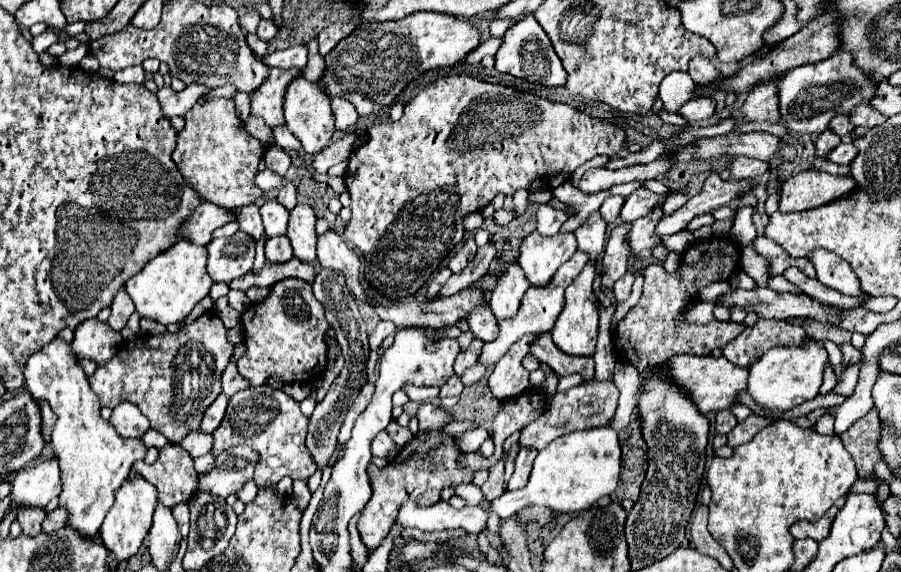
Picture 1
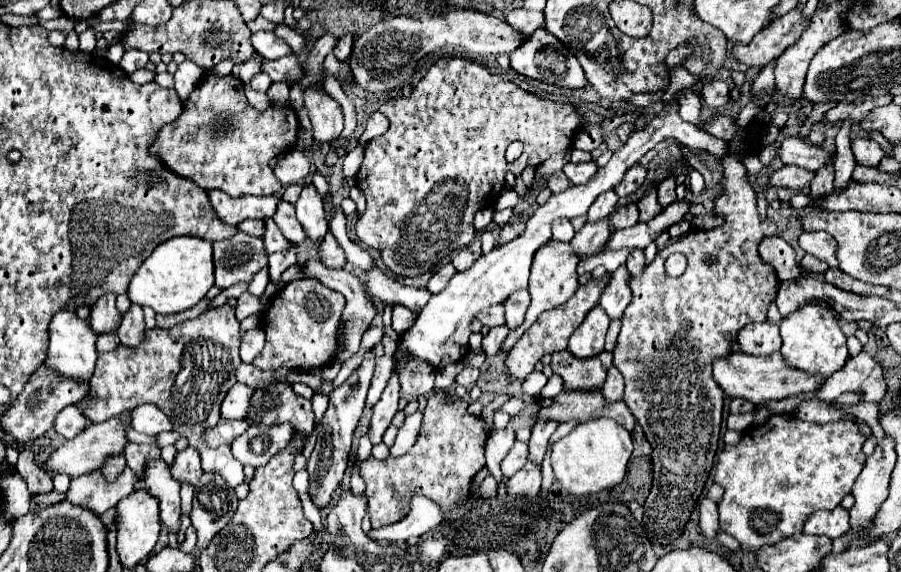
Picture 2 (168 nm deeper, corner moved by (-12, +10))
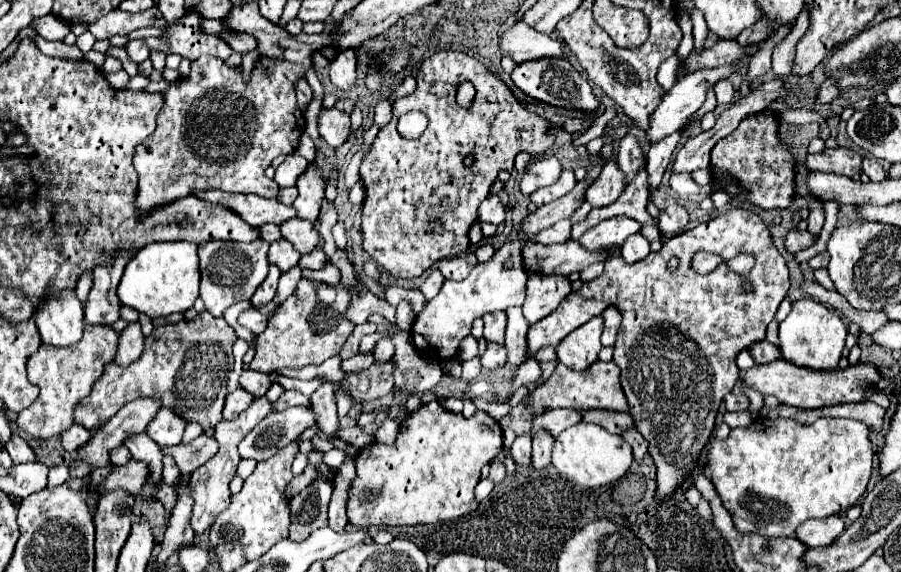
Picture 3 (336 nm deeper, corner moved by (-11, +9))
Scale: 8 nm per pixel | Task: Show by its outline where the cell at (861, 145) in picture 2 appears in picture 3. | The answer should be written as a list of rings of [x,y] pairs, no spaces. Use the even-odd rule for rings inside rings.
[[[863,157],[863,173],[869,175],[871,181],[883,181],[885,179],[883,165],[873,157]]]

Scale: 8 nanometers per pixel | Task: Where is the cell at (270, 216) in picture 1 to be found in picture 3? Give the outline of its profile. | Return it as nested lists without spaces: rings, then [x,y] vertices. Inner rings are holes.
[[[291,217],[281,223],[281,235],[293,243],[293,247],[305,255],[311,253],[319,245],[319,233],[315,231],[311,221],[303,221],[297,217]]]

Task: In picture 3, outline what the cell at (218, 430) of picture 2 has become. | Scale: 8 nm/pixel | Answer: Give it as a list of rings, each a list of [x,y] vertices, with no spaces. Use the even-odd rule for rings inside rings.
[[[259,397],[259,399],[255,399],[255,403],[253,403],[249,409],[245,409],[237,419],[233,419],[233,421],[225,421],[225,419],[223,419],[223,421],[217,423],[213,437],[215,437],[217,443],[219,443],[219,451],[217,451],[217,455],[211,457],[205,465],[201,465],[197,471],[193,471],[193,473],[191,473],[191,481],[189,481],[191,497],[193,497],[193,503],[195,503],[195,505],[193,505],[193,515],[191,515],[191,527],[193,527],[193,531],[195,531],[197,535],[205,533],[205,531],[211,527],[211,523],[215,523],[217,515],[219,515],[223,509],[229,507],[229,503],[231,503],[229,483],[231,483],[231,479],[235,477],[237,465],[239,465],[239,461],[241,461],[239,451],[237,451],[237,445],[239,445],[239,441],[241,441],[269,411],[271,411],[271,401],[269,401],[267,397]]]

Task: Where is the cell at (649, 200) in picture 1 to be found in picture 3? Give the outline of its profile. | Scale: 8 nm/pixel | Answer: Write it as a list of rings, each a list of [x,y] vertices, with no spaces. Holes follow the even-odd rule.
[[[623,215],[611,217],[599,225],[595,225],[593,229],[589,229],[579,243],[585,245],[589,251],[599,251],[605,247],[613,247],[613,245],[623,245],[623,241],[635,233],[641,231],[641,223],[635,219],[627,219]]]

